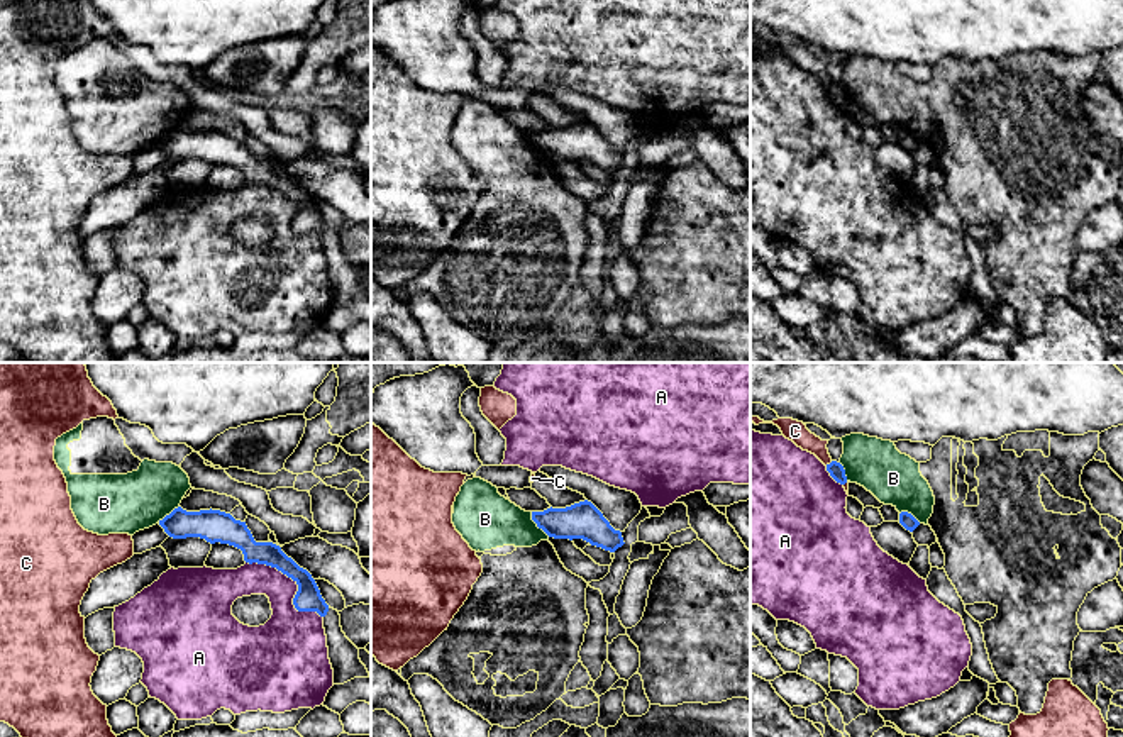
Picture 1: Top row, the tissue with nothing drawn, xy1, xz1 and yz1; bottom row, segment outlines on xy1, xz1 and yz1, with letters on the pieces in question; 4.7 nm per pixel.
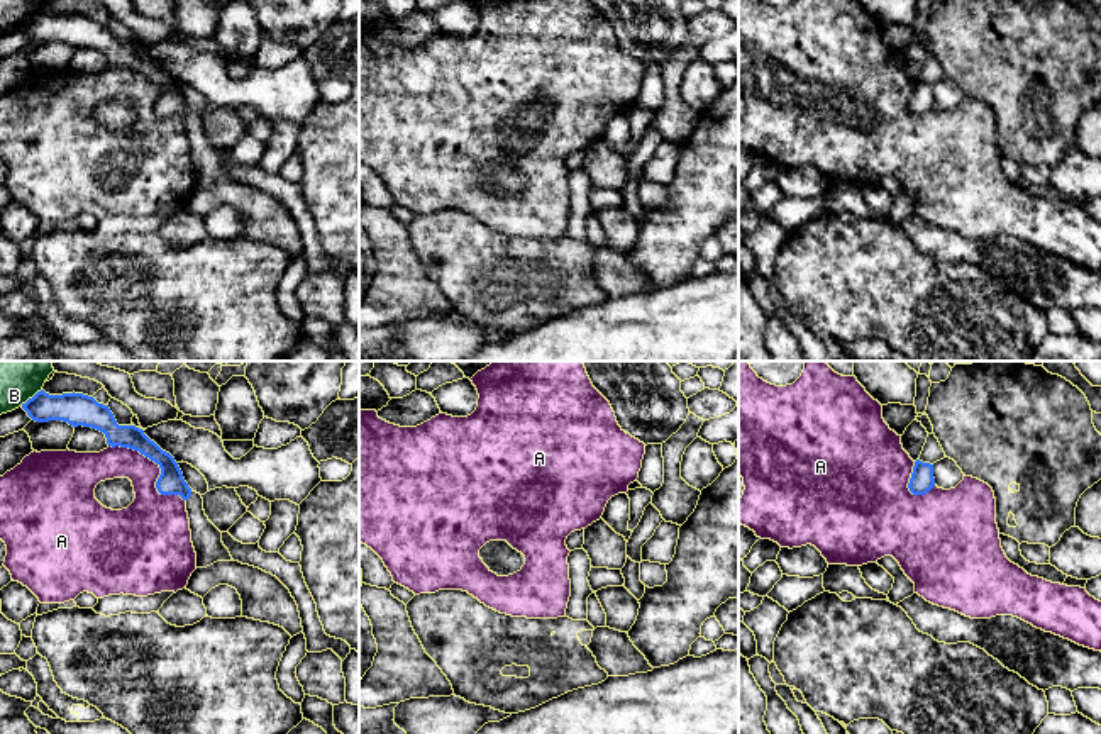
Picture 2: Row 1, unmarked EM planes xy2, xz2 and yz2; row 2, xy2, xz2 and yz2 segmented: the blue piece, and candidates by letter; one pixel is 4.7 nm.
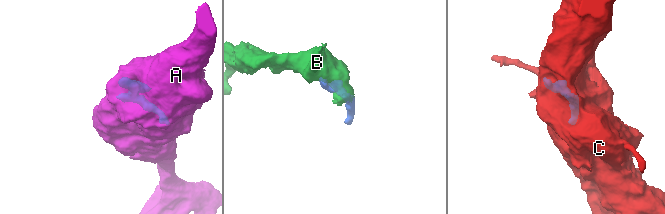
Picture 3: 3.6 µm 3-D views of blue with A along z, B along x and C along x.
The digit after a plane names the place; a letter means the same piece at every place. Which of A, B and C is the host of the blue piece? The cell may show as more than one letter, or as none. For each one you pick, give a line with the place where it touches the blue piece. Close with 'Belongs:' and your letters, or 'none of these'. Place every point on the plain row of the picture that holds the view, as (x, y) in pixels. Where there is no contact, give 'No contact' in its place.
Belongs: none of these

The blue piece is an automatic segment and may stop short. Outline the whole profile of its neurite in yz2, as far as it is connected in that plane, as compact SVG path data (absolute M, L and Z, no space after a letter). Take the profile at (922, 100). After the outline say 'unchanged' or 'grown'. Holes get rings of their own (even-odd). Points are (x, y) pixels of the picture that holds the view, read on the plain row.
M916 80L908 103L910 112L913 115L925 115L933 108L933 105L933 85Z | unchanged

